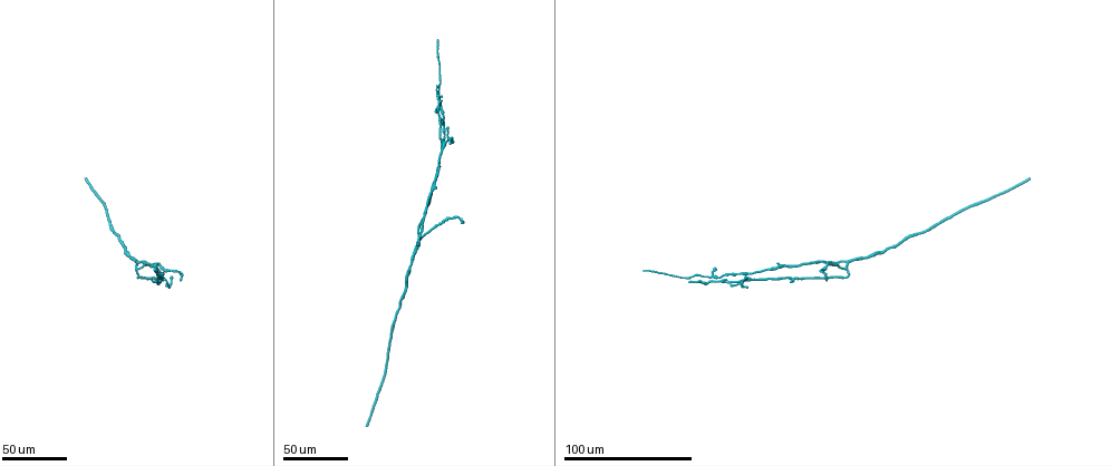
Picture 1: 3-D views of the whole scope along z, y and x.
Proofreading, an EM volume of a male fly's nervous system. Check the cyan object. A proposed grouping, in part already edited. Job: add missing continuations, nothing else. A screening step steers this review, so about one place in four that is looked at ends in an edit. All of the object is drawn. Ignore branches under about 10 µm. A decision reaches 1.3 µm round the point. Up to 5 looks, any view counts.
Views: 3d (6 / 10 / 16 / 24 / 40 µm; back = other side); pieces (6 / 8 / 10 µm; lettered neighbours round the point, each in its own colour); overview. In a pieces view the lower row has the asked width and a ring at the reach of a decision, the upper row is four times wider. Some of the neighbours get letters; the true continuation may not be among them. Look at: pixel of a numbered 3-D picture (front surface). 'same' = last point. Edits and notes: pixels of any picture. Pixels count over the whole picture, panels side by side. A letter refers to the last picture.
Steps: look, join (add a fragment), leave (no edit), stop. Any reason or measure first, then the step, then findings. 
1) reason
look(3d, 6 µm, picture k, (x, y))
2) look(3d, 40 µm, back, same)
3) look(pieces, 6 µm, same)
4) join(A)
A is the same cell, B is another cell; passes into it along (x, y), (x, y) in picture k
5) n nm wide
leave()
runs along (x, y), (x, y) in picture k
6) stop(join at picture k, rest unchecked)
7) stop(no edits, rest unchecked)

free end
look(3d, 40 µm, picture 1, (440, 102))

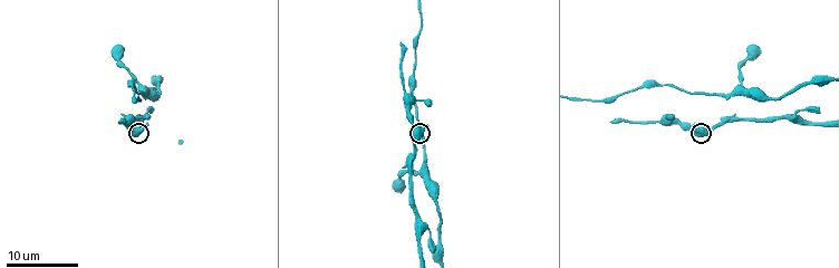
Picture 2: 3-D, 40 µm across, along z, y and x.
look(pieces, 8 µm, picture 2, (146, 122))

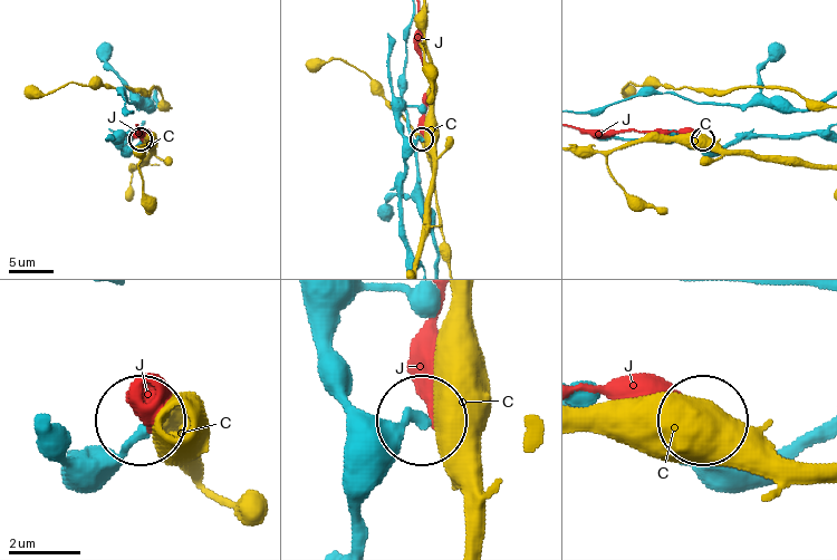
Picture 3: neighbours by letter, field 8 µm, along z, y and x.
leave()
C and J are other cells; no lettered fragment goes on from it

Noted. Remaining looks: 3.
end of a long branch
look(3d, 40 µm, picture 1, (155, 270))

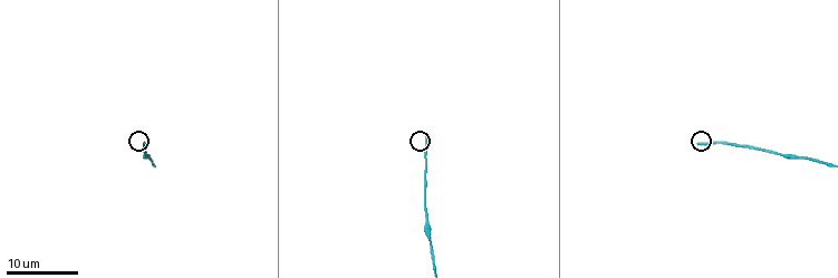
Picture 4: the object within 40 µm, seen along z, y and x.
look(pieces, 6 µm, picture 4, (698, 145))

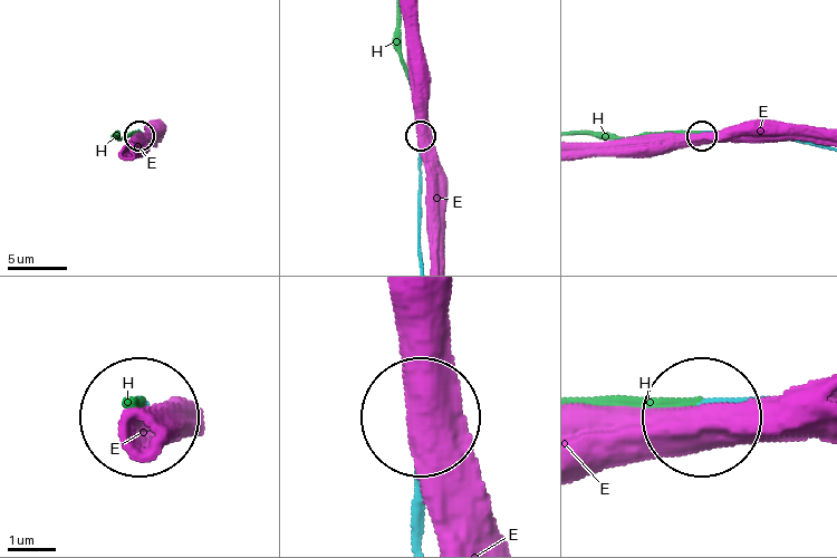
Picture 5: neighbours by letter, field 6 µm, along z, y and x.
join(H)
H is the same cell, E is another cell; it goes on there

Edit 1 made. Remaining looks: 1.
stop(join at picture 5, rest unchecked)

